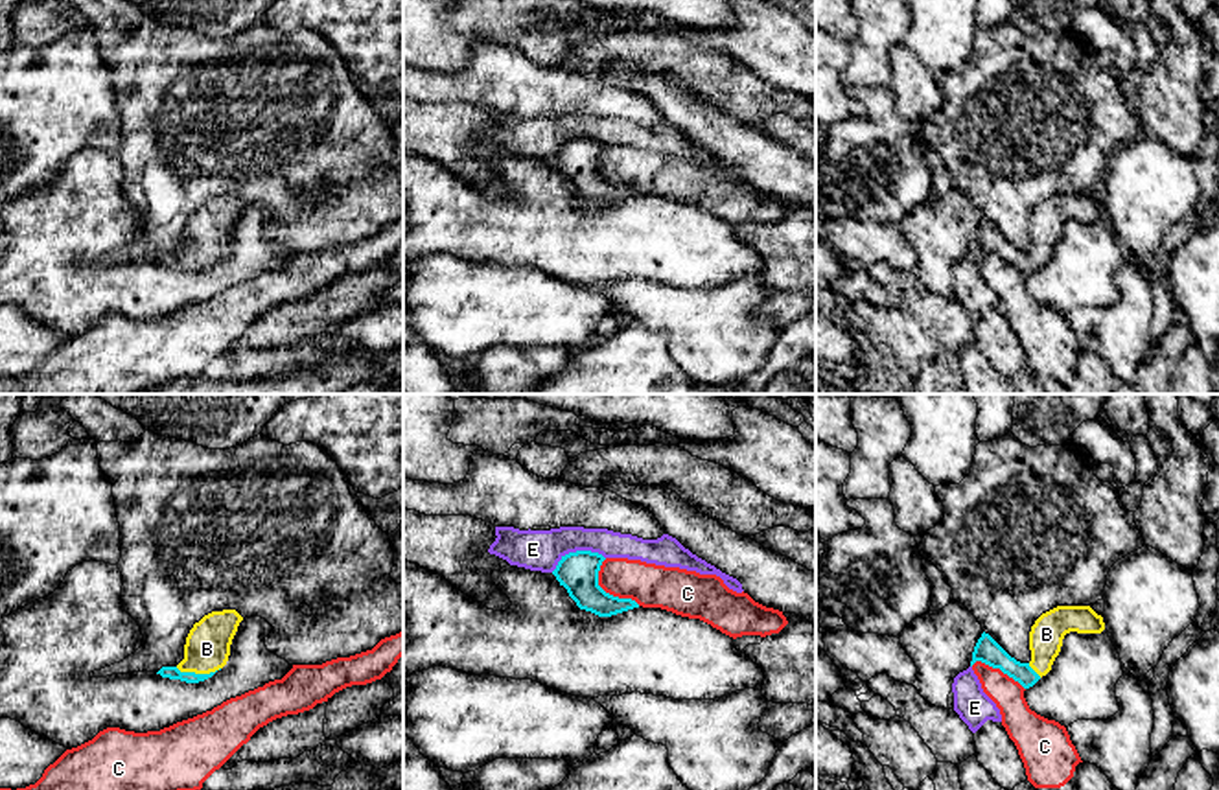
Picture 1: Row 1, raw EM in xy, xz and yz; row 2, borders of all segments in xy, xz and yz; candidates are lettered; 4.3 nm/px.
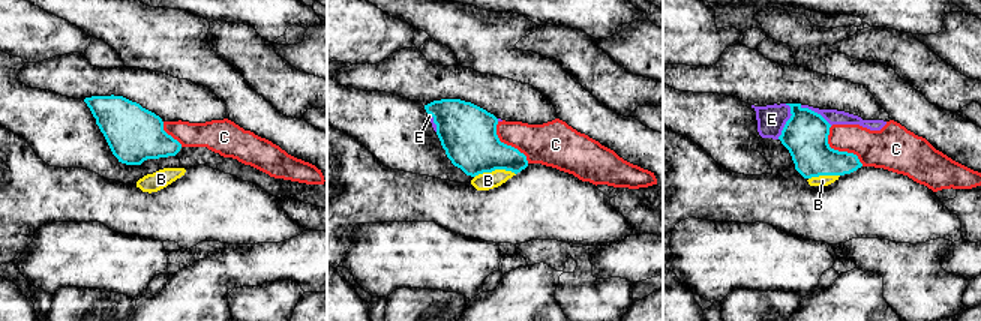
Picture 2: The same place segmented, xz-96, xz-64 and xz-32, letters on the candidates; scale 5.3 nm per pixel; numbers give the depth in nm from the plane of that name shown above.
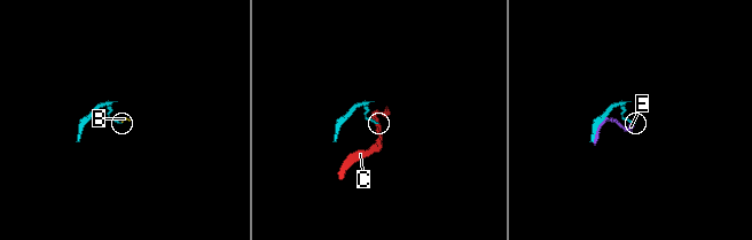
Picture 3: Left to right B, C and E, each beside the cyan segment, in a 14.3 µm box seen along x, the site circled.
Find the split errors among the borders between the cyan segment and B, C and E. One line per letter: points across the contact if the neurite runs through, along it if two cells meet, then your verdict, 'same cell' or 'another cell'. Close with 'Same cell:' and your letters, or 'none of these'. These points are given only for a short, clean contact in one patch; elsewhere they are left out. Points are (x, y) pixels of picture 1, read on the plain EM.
B: runs through xy (172, 260), (197, 262), (197, 253), (207, 236); same cell
C: border along xz (604, 146), (599, 172), (639, 192); another cell
E: border along xz (604, 144), (593, 139), (569, 139), (551, 159); another cell
Same cell: B

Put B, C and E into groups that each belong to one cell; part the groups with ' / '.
B / C / E

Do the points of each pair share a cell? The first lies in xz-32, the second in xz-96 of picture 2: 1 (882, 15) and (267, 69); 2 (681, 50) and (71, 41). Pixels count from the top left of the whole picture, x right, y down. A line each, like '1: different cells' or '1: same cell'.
1: different cells
2: same cell

